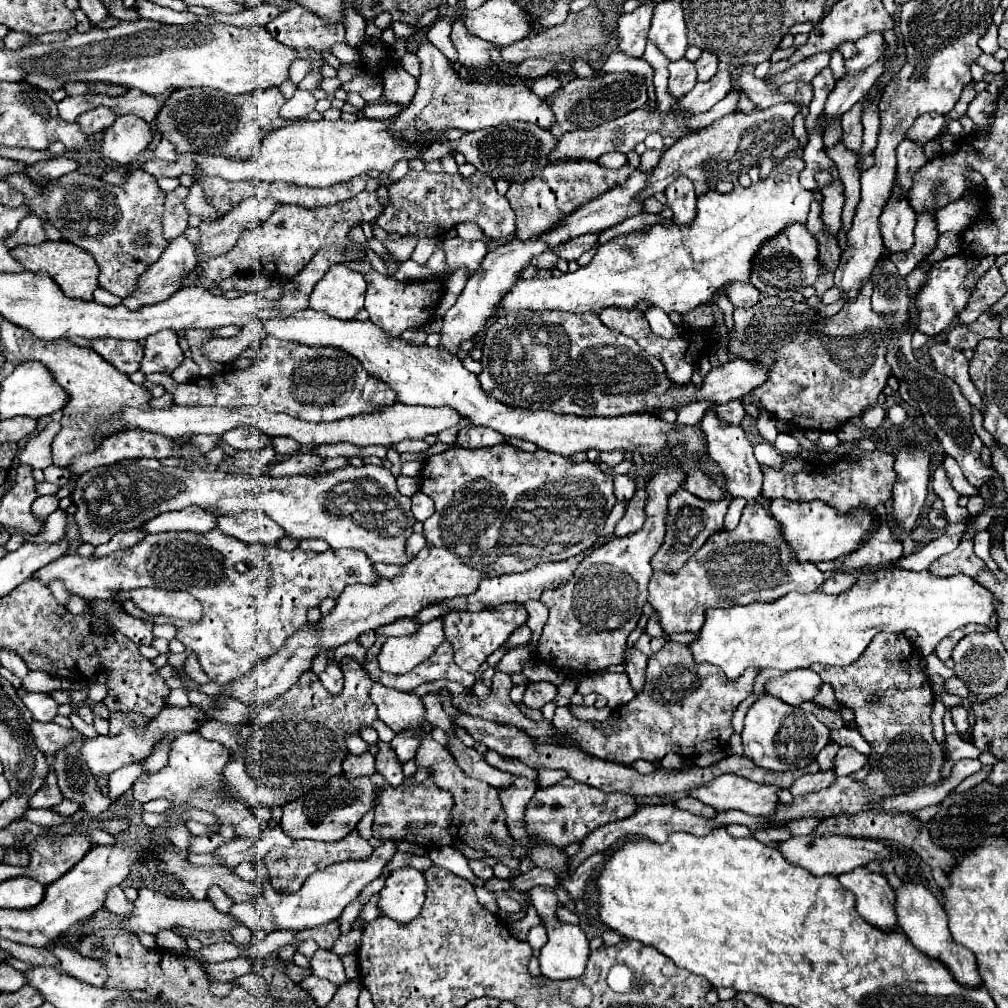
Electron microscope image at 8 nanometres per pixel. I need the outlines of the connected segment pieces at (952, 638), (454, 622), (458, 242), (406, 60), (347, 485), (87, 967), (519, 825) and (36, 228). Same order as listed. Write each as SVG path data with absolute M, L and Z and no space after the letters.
M994 616L991 619L991 622L988 626L978 625L978 624L969 624L965 627L958 628L955 630L955 633L951 633L949 637L945 637L937 647L935 647L935 655L941 659L941 661L947 661L951 657L951 651L953 647L957 645L957 641L963 637L963 635L968 635L974 632L986 633L989 631L996 630L998 625L998 617Z
M499 605L499 607L475 611L475 613L451 611L443 615L443 621L445 621L445 637L455 647L455 663L465 671L477 673L479 667L487 661L487 657L495 649L499 649L517 627L525 625L527 609L523 605Z
M447 237L443 239L443 249L447 253L447 273L453 273L459 267L469 269L469 273L475 273L487 255L487 243L485 241L465 241L461 237Z
M405 53L405 57L403 57L401 65L403 65L403 69L407 69L407 71L409 71L413 77L419 77L419 75L421 75L417 55L413 55L413 53Z
M135 459L135 461L121 461L121 463L115 463L115 465L109 465L109 467L97 467L97 469L91 469L83 475L79 475L77 479L77 485L73 489L73 505L77 507L75 511L75 521L79 525L79 533L81 533L81 539L85 543L91 543L91 545L101 545L101 543L107 543L117 531L129 531L129 529L135 529L135 527L143 527L147 521L151 521L153 517L161 515L161 513L167 513L167 511L175 511L175 509L185 509L189 505L199 505L203 509L209 509L209 511L219 511L221 515L235 515L235 513L241 513L241 511L247 511L247 509L261 509L263 513L267 513L275 523L279 523L285 533L289 537L297 537L297 539L309 539L309 537L317 537L317 539L325 539L333 549L359 549L359 551L365 551L367 557L373 561L373 563L387 563L387 565L405 565L409 561L415 559L415 555L409 555L407 549L405 549L405 541L409 539L409 535L413 533L413 523L415 523L415 517L411 513L411 499L401 495L397 485L395 485L395 477L389 469L385 469L383 465L363 465L359 469L355 467L343 467L343 469L335 469L335 471L325 471L325 473L319 473L315 477L303 477L303 475L295 475L295 477L253 477L253 475L247 475L247 473L227 473L227 471L217 471L217 469L209 469L209 471L181 471L181 469L175 469L175 467L165 467L161 465L161 461L157 459Z
M53 947L51 951L59 957L59 967L65 973L83 979L93 987L105 987L109 973L101 961L93 961L91 957L83 957L79 951L66 947Z
M515 777L513 785L509 789L499 789L501 801L503 801L503 811L507 815L507 827L509 833L519 841L525 843L531 841L527 831L523 829L523 813L527 809L527 803L535 795L537 785L525 777Z
M27 215L23 217L23 221L19 221L17 231L11 233L11 237L7 237L7 247L15 249L17 245L35 245L43 241L45 233L41 229L41 219L35 215Z

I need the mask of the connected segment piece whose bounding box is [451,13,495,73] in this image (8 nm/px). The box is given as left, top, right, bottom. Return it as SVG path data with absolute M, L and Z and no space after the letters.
M459 13L453 19L453 31L451 31L451 41L459 53L459 63L471 69L477 69L481 73L489 73L491 71L491 57L489 57L489 49L495 47L479 37L475 37L473 33L467 31L465 23L463 23L463 13Z

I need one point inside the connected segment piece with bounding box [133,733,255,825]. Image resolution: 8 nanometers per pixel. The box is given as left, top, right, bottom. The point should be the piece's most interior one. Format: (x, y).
(194, 776)

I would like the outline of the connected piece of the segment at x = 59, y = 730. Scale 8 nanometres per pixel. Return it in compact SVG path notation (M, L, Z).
M33 721L31 723L31 735L35 739L35 745L41 753L57 753L61 747L69 745L73 739L83 739L81 733L73 731L73 729L67 729L67 727L61 727L57 723L39 723L39 721Z

